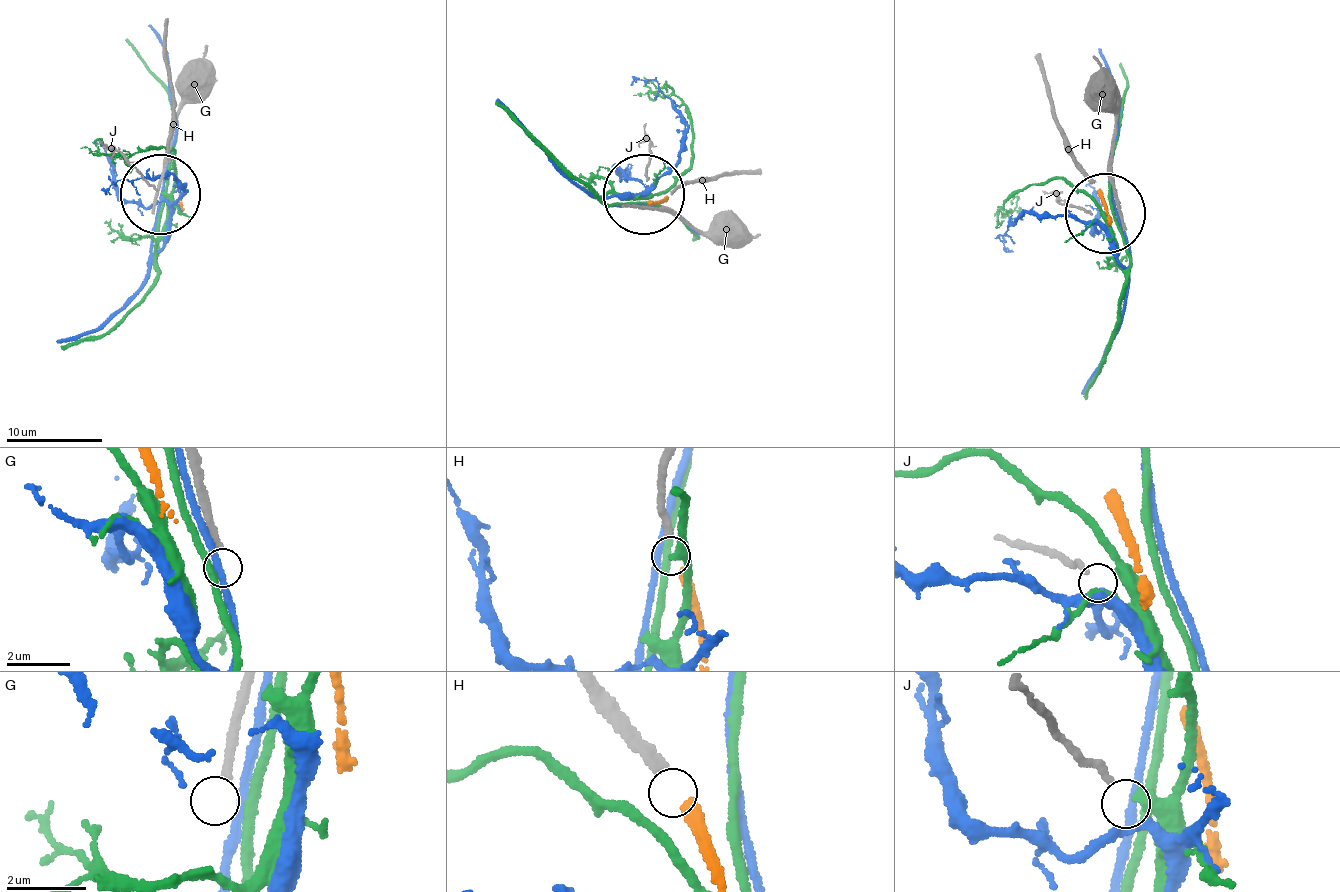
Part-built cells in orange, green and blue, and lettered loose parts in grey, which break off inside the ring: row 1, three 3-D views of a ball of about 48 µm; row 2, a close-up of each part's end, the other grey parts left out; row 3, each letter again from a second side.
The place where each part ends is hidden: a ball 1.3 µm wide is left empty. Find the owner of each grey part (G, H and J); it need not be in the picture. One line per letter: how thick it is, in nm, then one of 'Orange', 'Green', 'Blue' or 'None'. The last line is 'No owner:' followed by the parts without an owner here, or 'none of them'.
G: Thickness 240 nm. None
H: Thickness 260 nm. Orange
J: Thickness 170 nm. Blue
No owner: G

